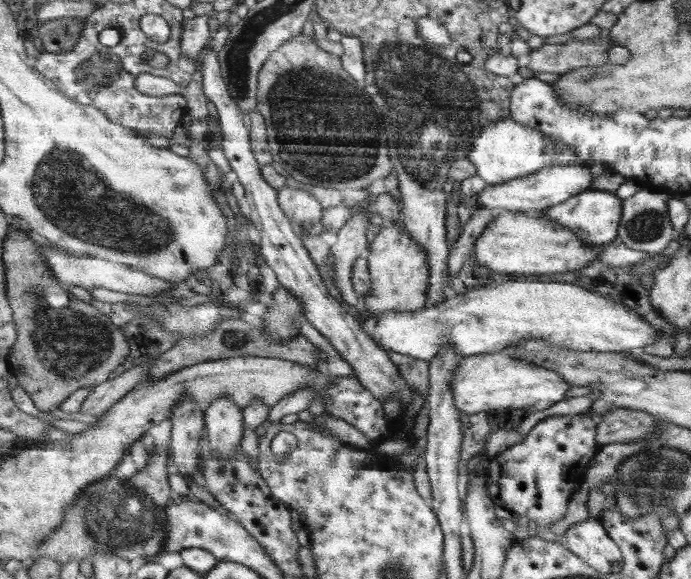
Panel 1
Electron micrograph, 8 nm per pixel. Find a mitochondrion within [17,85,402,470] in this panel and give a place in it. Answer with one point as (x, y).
(66, 190)

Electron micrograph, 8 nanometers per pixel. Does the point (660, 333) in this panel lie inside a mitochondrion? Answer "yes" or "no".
no

